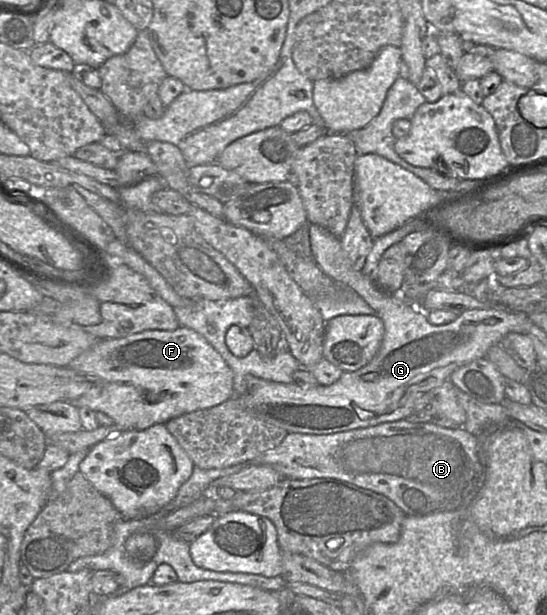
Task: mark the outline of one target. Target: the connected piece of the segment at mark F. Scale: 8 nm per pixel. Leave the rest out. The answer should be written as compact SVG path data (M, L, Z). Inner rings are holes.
M179 326L177 329L170 331L151 329L122 338L98 340L88 350L73 359L68 367L77 373L83 373L87 377L93 377L100 380L100 383L97 383L87 394L69 402L73 403L77 408L88 407L95 412L101 411L105 413L112 418L114 425L121 427L123 430L143 430L154 424L165 424L167 421L177 416L196 410L207 409L234 397L233 372L227 362L201 334L183 326Z

